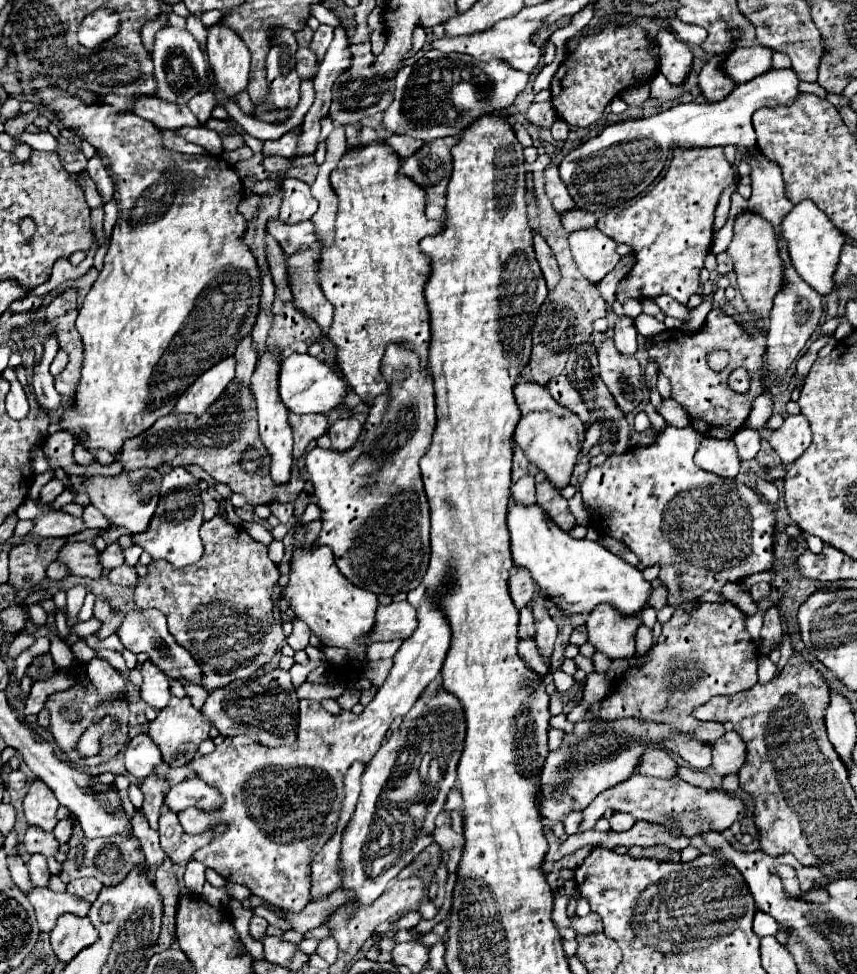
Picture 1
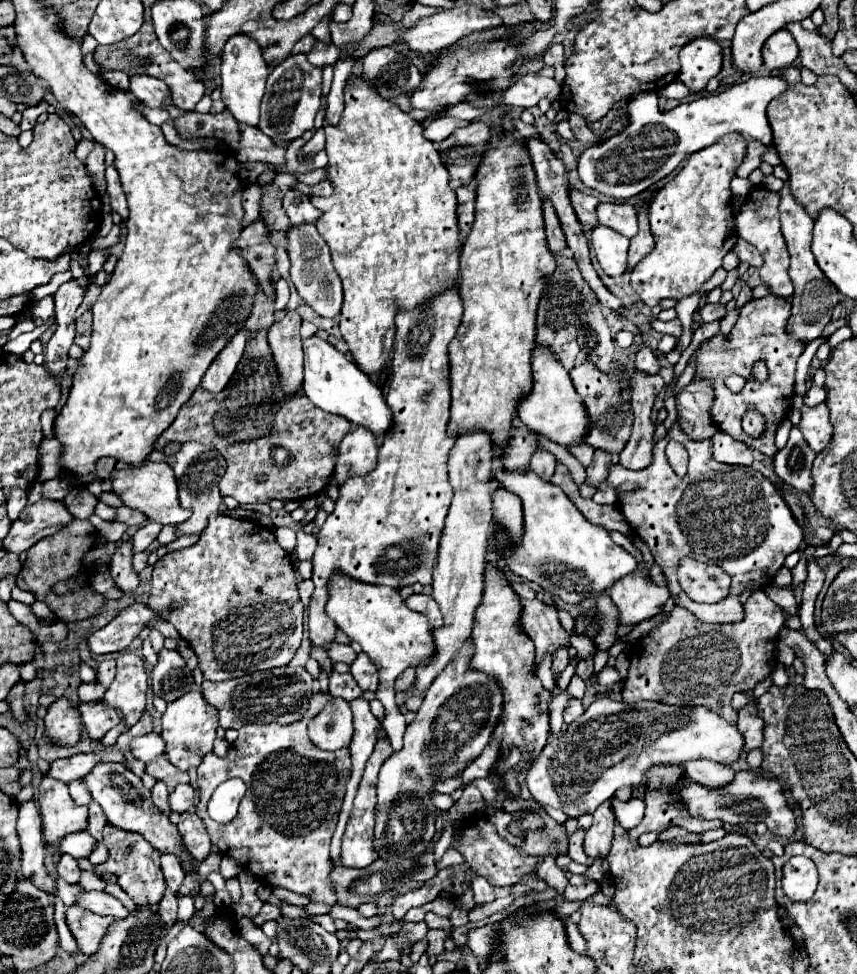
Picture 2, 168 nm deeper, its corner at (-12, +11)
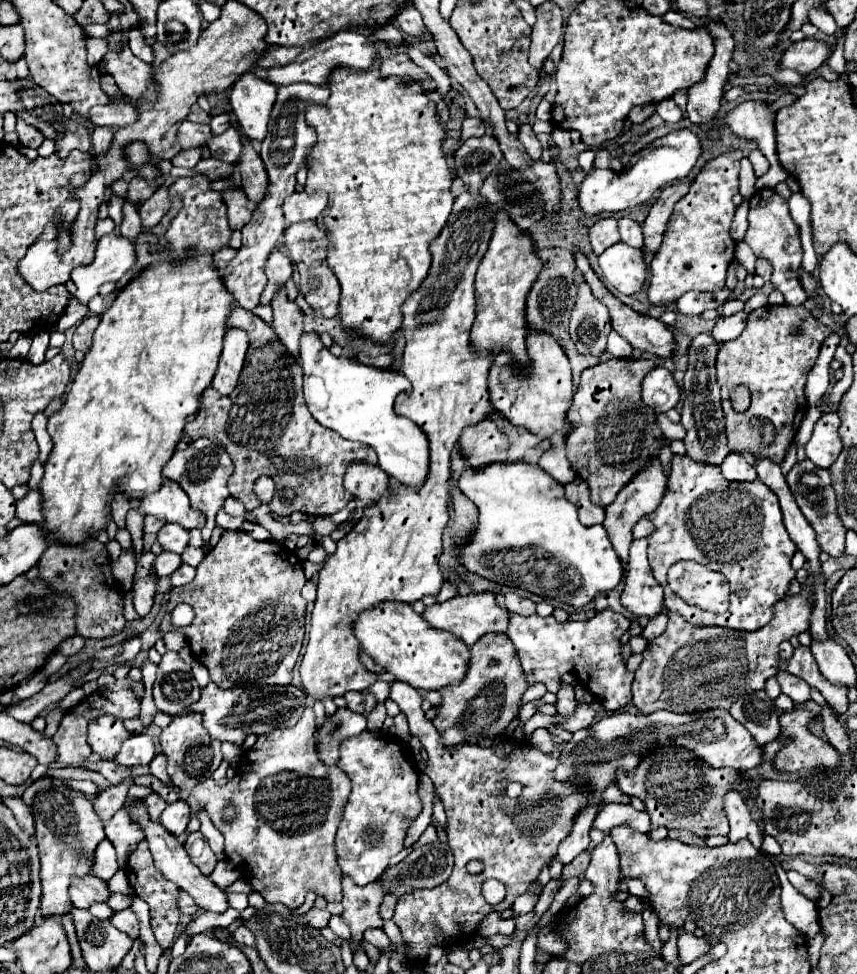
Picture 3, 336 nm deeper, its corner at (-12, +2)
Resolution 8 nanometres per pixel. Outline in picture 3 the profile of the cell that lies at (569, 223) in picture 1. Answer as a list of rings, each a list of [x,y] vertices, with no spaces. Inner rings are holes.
[[[619,218],[619,236],[621,242],[635,246],[635,248],[643,248],[643,232],[641,232],[641,224],[631,220],[631,218]]]

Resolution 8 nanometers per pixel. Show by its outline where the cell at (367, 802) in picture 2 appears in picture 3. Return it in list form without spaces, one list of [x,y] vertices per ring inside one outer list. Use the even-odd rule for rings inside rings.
[[[369,730],[347,738],[341,744],[341,760],[337,764],[353,782],[345,816],[339,824],[335,848],[343,874],[351,876],[355,884],[365,886],[377,880],[387,868],[389,860],[403,848],[405,820],[415,820],[421,812],[417,796],[417,770],[411,754],[401,748],[395,738],[373,734]]]

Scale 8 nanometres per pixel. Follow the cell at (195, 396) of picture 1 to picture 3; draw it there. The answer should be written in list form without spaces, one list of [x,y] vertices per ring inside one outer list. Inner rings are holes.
[[[239,328],[227,330],[219,368],[211,382],[211,388],[215,388],[219,394],[231,394],[231,390],[235,388],[241,368],[243,368],[243,362],[245,362],[247,346],[249,346],[249,338],[243,330],[239,330]]]

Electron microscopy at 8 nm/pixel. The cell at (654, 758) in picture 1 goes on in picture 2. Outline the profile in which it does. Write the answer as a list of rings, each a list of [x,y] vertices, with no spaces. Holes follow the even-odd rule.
[[[687,761],[687,763],[683,763],[683,767],[691,781],[695,781],[707,789],[727,787],[735,777],[735,771],[731,767],[725,767],[725,765],[719,765],[713,761]]]

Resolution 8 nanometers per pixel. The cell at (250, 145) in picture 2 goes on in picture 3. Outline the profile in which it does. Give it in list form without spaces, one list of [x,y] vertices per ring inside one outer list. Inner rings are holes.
[[[229,126],[223,134],[211,138],[207,148],[213,158],[223,160],[223,162],[235,162],[243,150],[243,140],[241,140],[239,130],[235,126]]]

